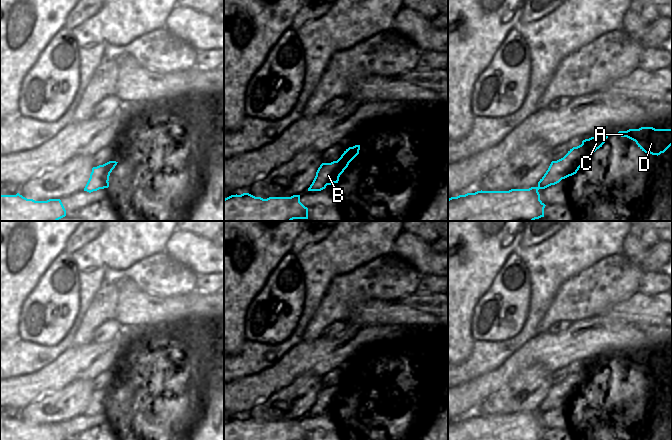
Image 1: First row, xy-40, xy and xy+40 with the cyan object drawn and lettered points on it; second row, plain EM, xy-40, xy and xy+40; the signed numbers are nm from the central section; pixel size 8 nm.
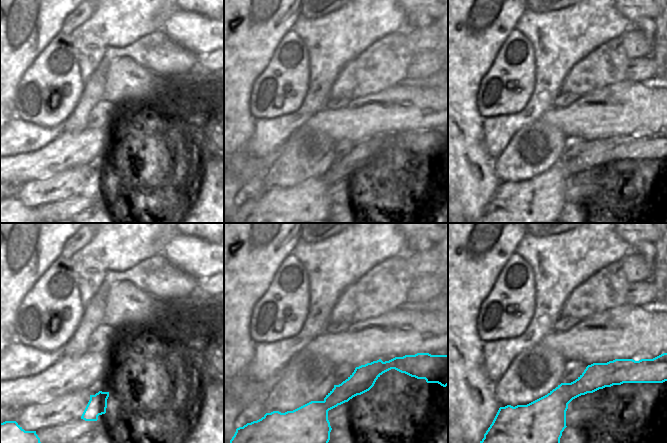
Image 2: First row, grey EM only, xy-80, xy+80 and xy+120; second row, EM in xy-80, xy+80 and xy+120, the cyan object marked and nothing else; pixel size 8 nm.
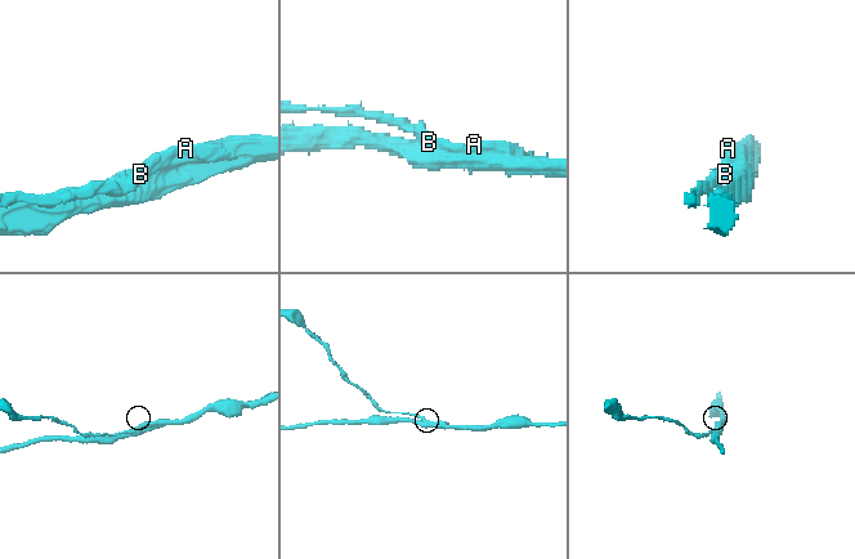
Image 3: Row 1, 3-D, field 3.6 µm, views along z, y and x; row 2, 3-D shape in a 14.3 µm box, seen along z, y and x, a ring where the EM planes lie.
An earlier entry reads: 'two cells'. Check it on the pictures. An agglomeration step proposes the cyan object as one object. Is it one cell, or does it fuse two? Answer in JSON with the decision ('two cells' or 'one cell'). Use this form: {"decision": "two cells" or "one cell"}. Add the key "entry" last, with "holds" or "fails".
{"decision": "two cells", "entry": "holds"}

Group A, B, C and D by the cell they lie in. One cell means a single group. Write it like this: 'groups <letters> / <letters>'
groups A C D / B

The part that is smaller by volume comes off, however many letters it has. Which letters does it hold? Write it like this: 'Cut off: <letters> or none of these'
Cut off: B

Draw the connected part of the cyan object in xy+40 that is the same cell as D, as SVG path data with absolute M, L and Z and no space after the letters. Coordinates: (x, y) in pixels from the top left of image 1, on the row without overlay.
M641 351L616 357L621 361L627 361L636 366L645 377L660 379L672 369L672 353L655 353L653 351Z

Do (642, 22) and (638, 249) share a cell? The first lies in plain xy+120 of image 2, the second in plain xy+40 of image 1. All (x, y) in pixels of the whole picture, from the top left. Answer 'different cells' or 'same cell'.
different cells

